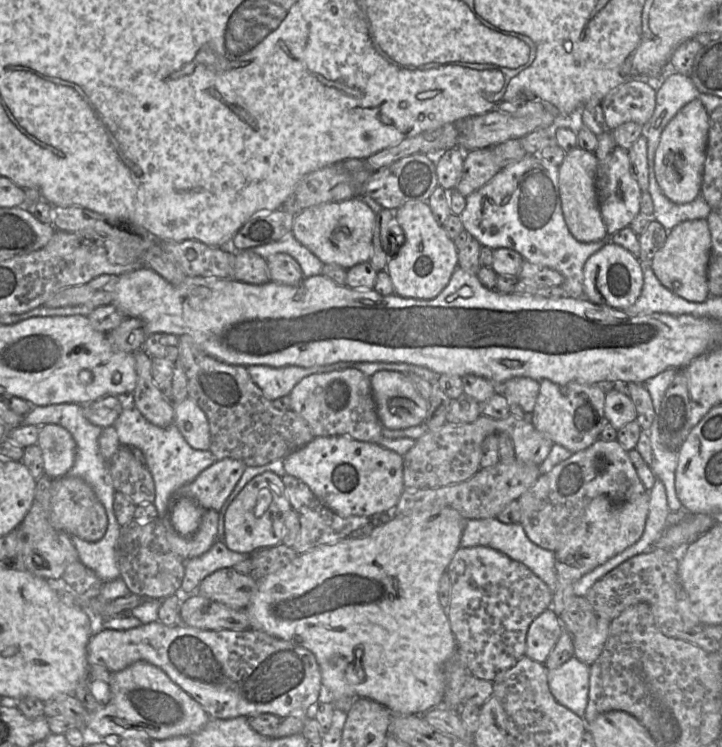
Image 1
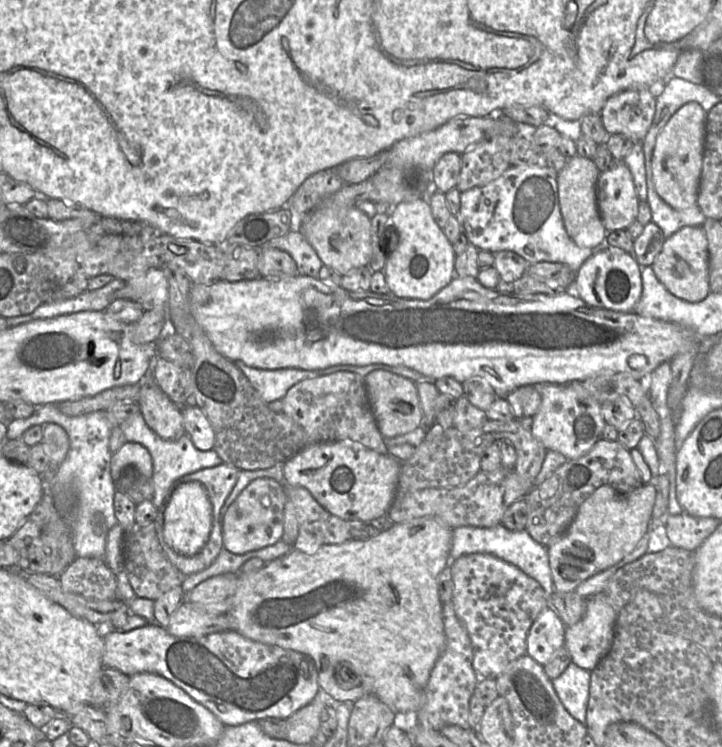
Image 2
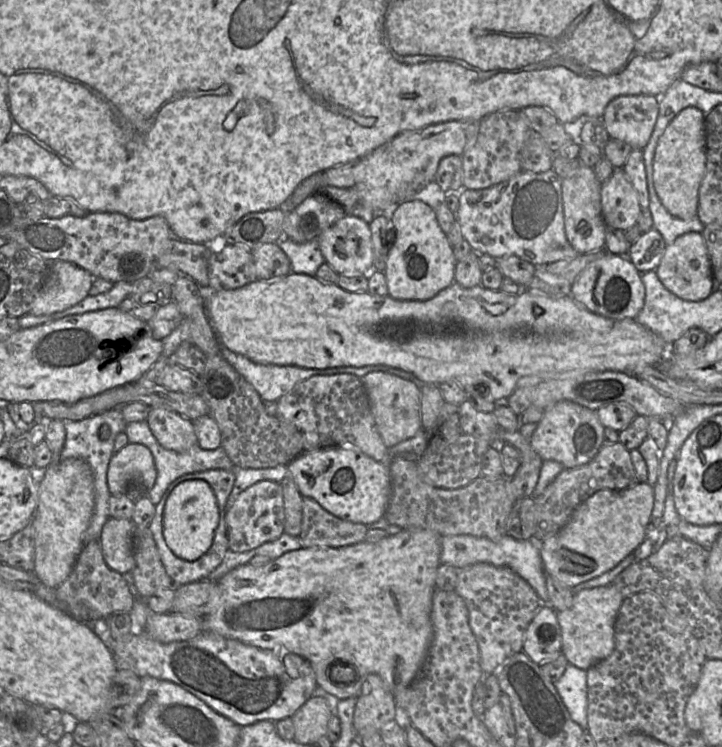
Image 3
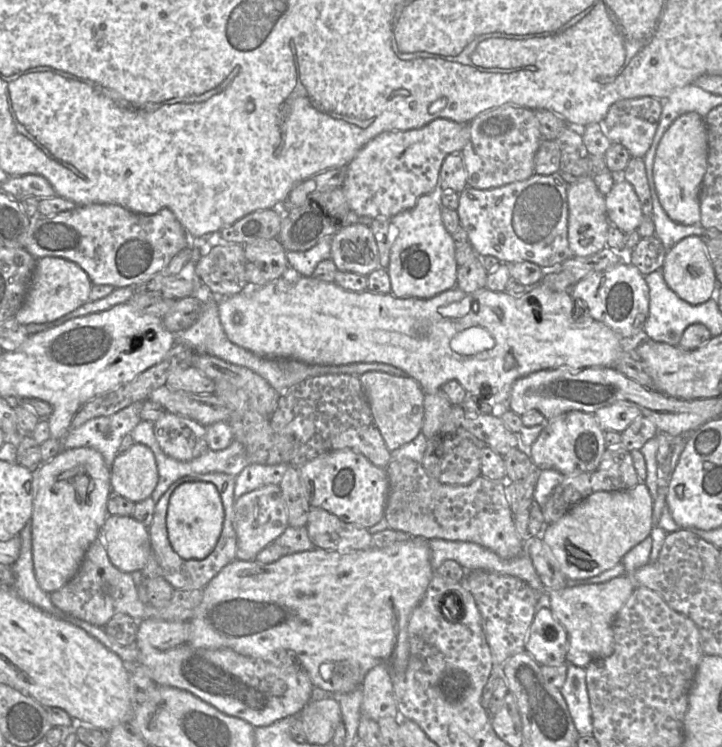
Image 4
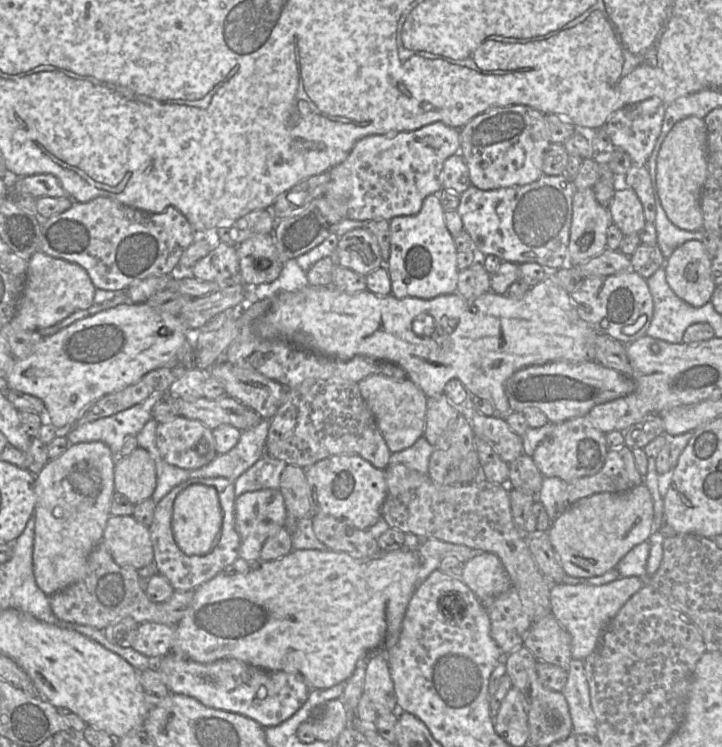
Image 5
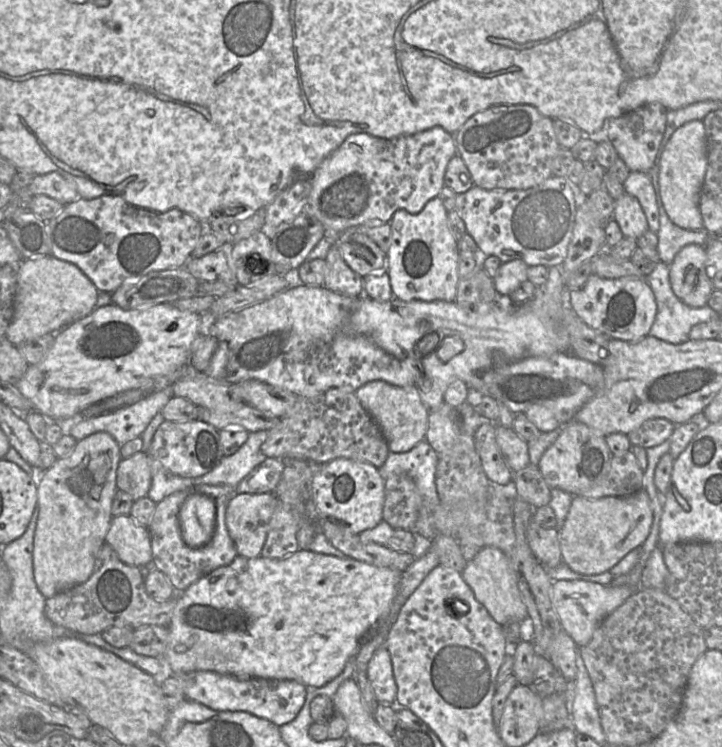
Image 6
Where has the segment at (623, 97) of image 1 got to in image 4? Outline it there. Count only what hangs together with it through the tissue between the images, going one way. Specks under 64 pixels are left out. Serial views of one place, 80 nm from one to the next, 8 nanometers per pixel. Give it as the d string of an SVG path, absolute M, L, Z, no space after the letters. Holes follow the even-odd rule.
M655 97L621 99L613 103L604 120L612 143L623 145L632 157L643 158L650 148L662 112L662 100Z

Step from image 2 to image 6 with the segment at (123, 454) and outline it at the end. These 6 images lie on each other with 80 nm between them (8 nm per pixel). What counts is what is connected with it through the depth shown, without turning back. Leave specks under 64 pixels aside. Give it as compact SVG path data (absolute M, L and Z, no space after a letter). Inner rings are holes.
M143 452L121 458L116 477L117 489L127 493L133 501L147 496L152 482L152 459Z

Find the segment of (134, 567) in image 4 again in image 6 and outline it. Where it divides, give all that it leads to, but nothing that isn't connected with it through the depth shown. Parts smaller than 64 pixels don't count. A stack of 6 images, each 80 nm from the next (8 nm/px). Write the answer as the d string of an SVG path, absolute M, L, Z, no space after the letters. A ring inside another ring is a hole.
M130 515L113 516L105 542L127 565L141 568L152 562L148 529L138 524Z

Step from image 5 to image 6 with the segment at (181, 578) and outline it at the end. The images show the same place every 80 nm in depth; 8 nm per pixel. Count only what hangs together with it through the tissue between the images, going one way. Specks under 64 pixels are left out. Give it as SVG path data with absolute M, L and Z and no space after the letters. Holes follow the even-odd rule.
M198 485L180 492L175 492L156 504L153 516L147 527L152 549L153 565L170 581L176 593L185 591L190 585L212 571L229 565L238 555L234 541L226 525L226 510L235 495L235 488L227 485ZM192 494L211 497L216 505L216 528L211 541L203 547L187 546L181 535L179 511L183 502Z

